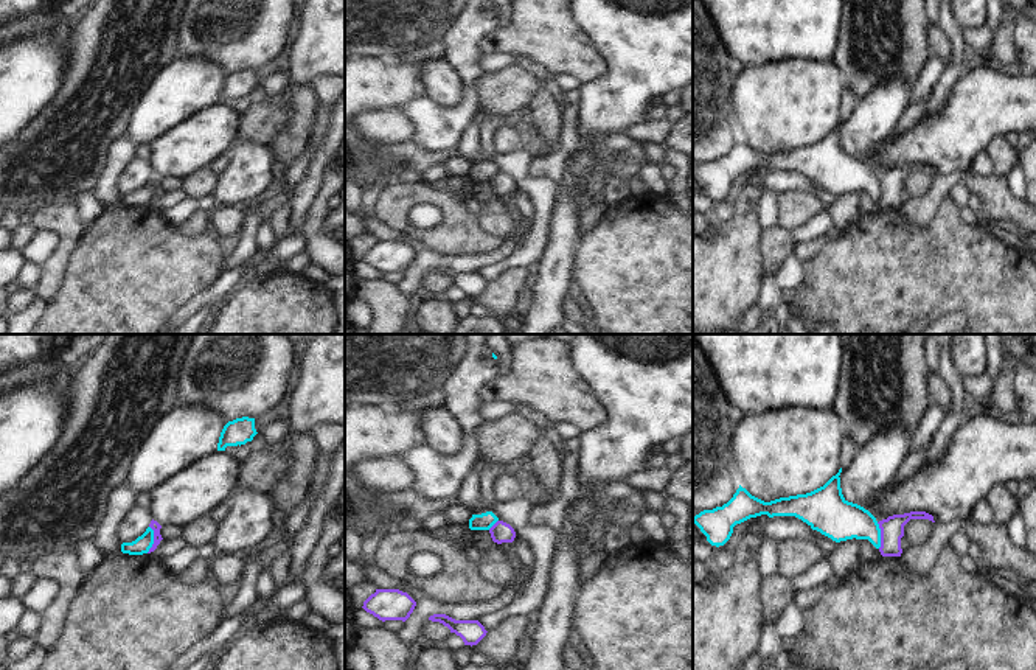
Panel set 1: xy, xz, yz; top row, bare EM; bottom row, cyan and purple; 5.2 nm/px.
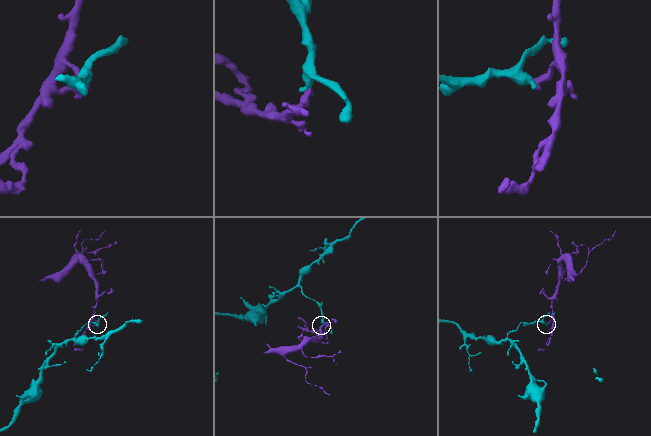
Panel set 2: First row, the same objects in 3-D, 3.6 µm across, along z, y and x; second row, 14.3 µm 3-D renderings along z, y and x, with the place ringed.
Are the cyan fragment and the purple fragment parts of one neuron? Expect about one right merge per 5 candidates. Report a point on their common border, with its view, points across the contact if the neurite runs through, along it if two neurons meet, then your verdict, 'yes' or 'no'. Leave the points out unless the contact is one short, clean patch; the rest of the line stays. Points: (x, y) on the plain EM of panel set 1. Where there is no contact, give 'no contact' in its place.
meets cyan in xy at (152, 191); border along xy (149, 177), (152, 182), (152, 198), (146, 204); no

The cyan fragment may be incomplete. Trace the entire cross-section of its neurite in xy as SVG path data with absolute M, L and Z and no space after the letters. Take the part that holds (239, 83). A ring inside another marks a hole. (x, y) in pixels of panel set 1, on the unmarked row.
M242 68L228 73L219 89L217 103L225 103L227 98L241 98L252 93L256 87L255 70Z

